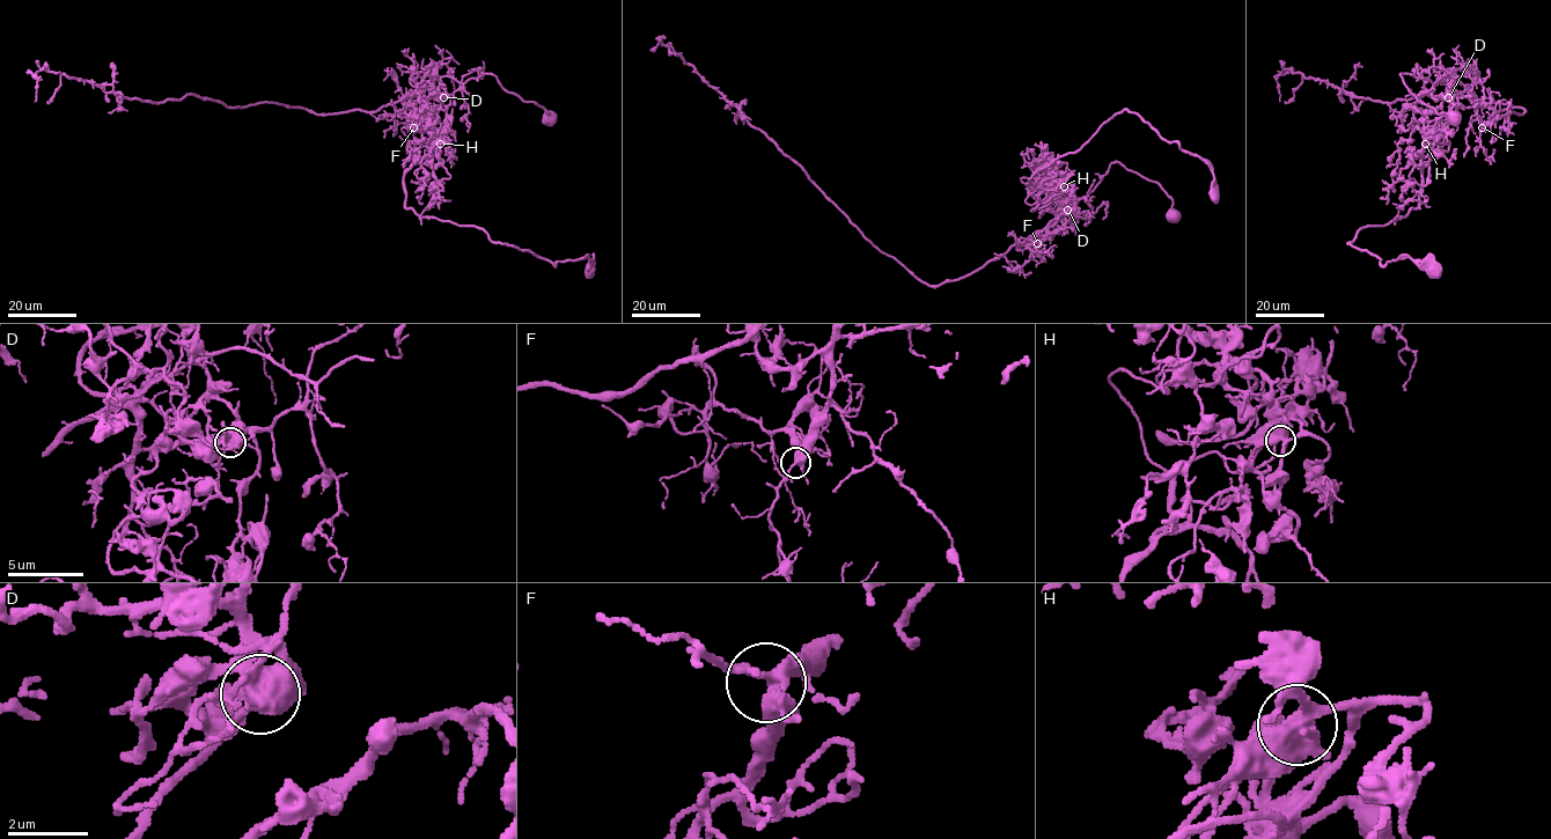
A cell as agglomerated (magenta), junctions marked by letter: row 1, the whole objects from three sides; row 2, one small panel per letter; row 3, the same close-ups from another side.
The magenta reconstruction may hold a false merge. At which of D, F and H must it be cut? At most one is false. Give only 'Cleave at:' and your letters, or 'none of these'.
Cleave at: D

